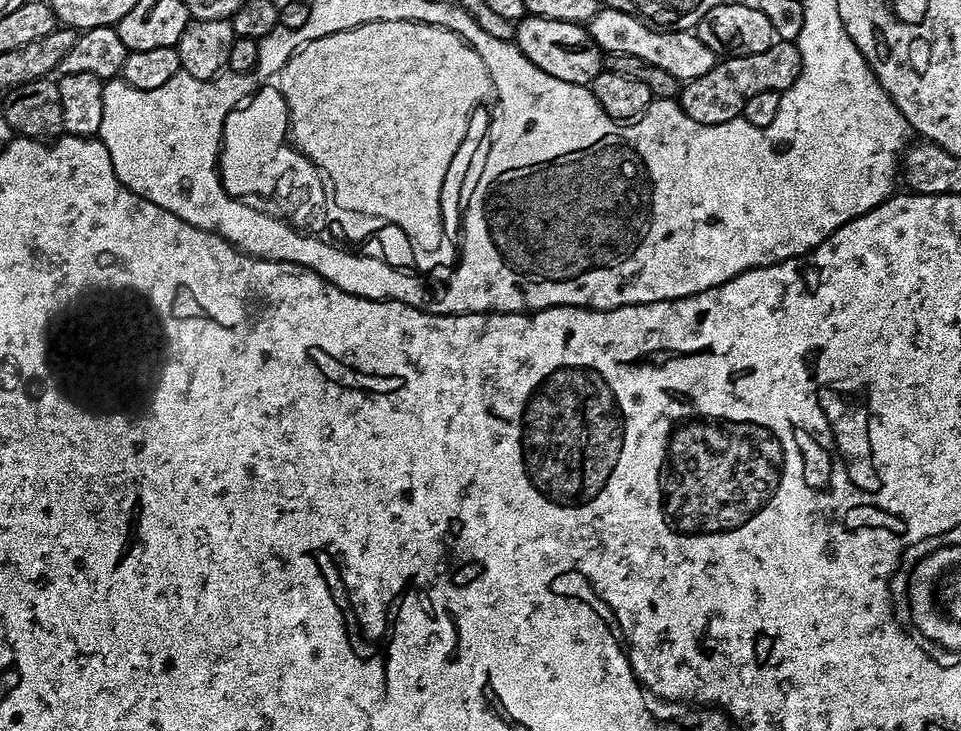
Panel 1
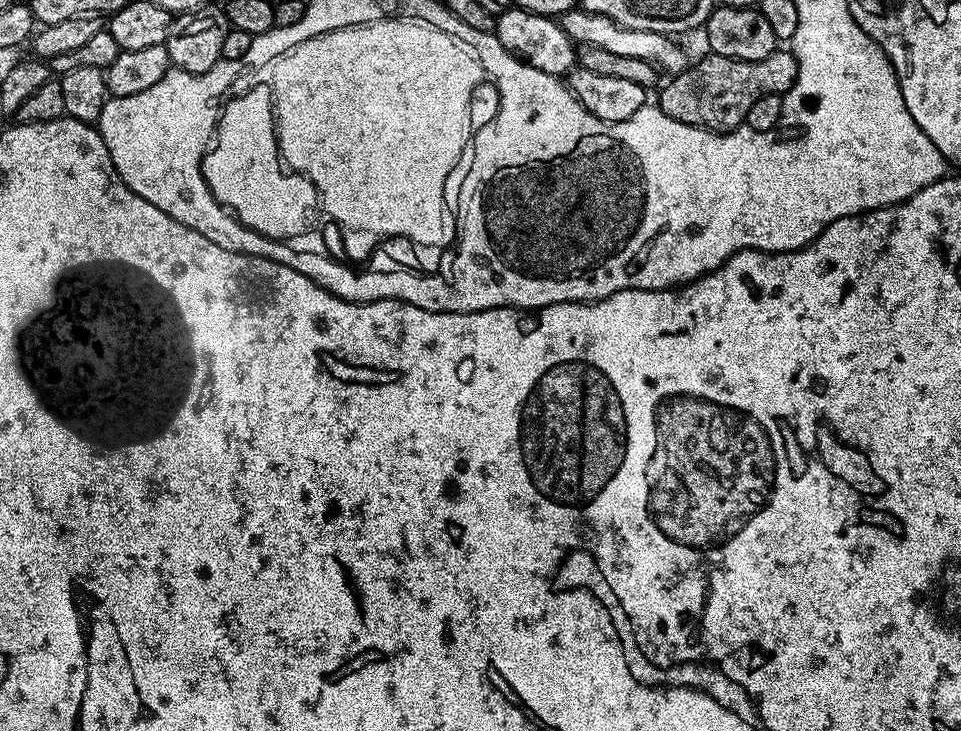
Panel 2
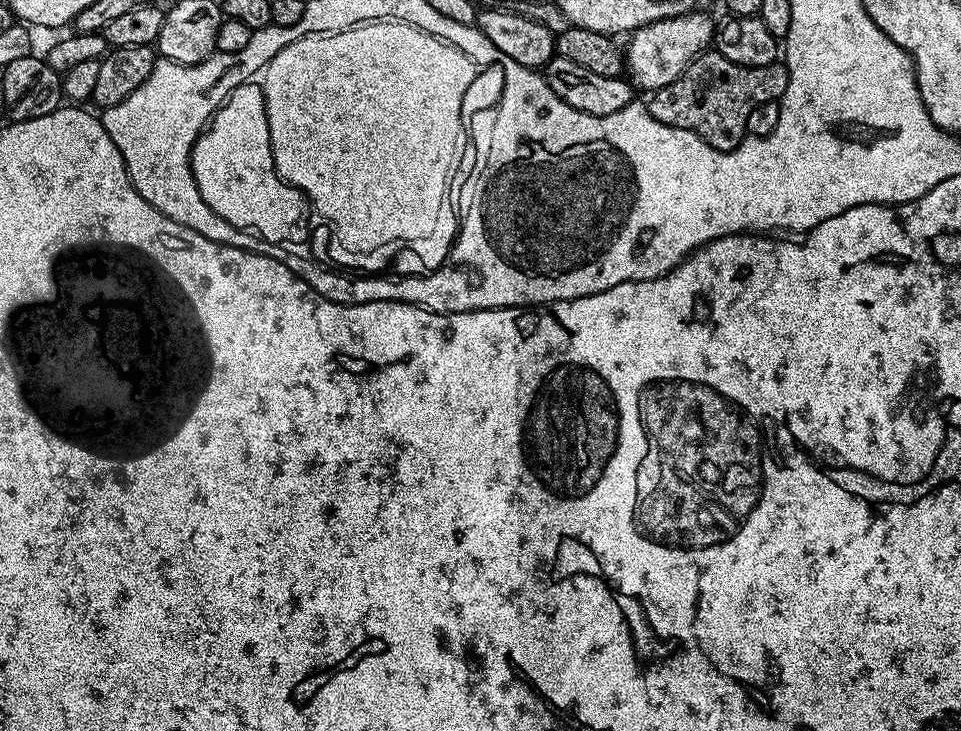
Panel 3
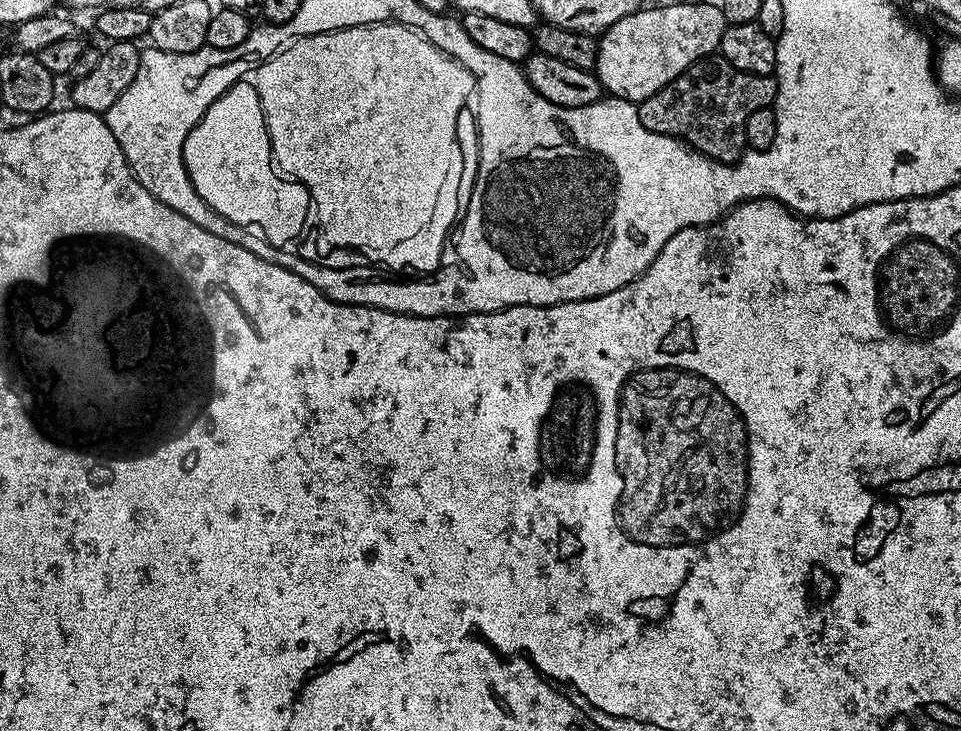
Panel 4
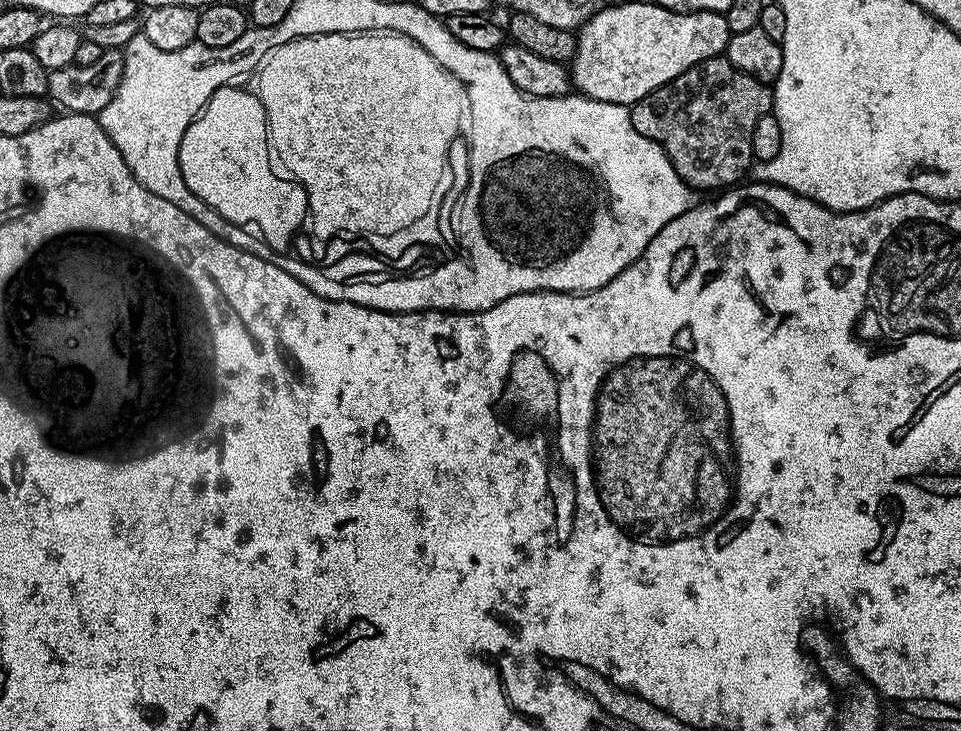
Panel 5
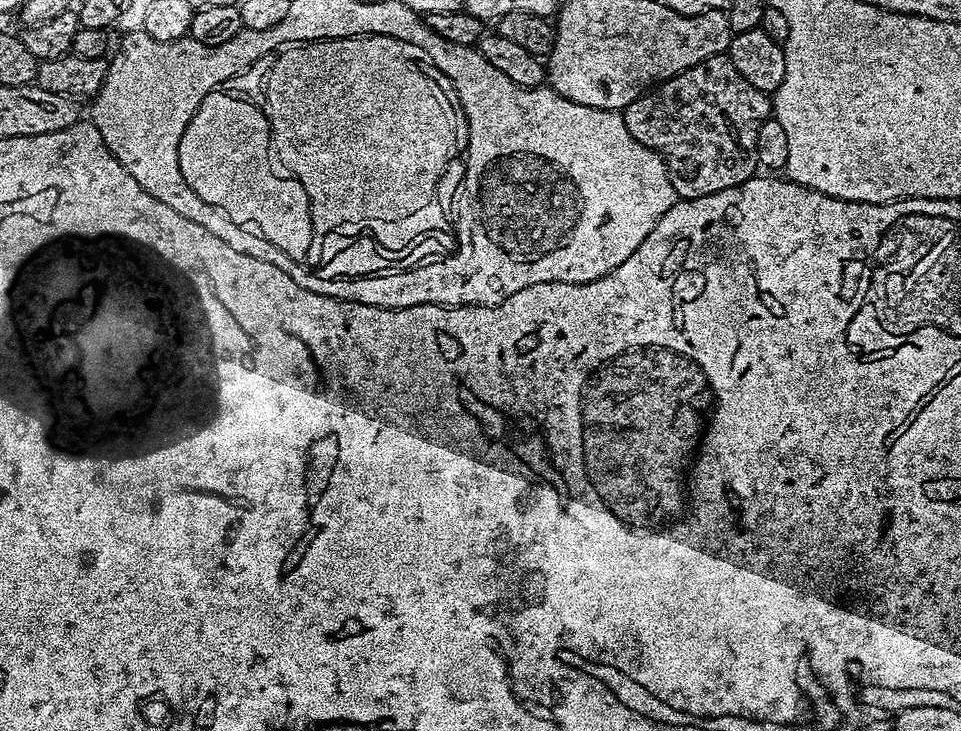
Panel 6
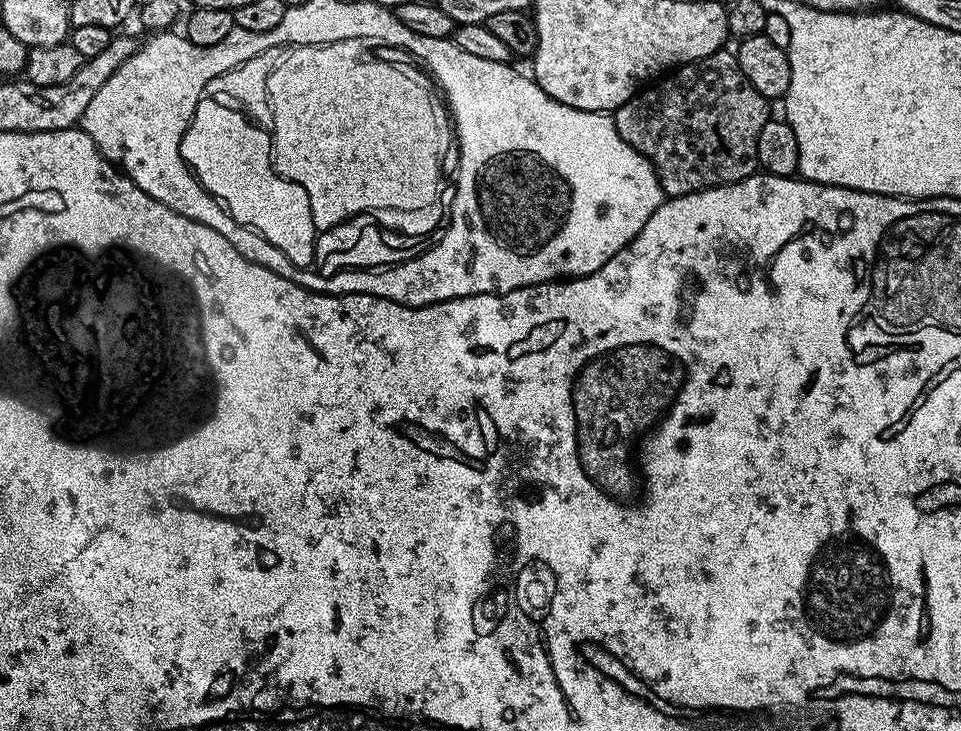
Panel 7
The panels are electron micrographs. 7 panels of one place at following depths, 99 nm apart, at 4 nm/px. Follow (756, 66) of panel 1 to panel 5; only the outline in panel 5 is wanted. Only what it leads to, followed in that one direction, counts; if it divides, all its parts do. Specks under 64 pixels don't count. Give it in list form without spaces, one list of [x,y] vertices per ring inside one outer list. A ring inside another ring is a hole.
[[[723,55],[706,58],[698,62],[698,66],[690,66],[678,78],[666,82],[658,90],[646,94],[637,104],[631,105],[630,111],[634,130],[642,134],[642,138],[650,138],[664,148],[670,158],[674,170],[693,189],[716,188],[724,190],[736,186],[749,175],[754,164],[752,155],[752,139],[754,126],[758,126],[758,118],[769,115],[774,108],[774,92],[771,87],[738,70]]]

